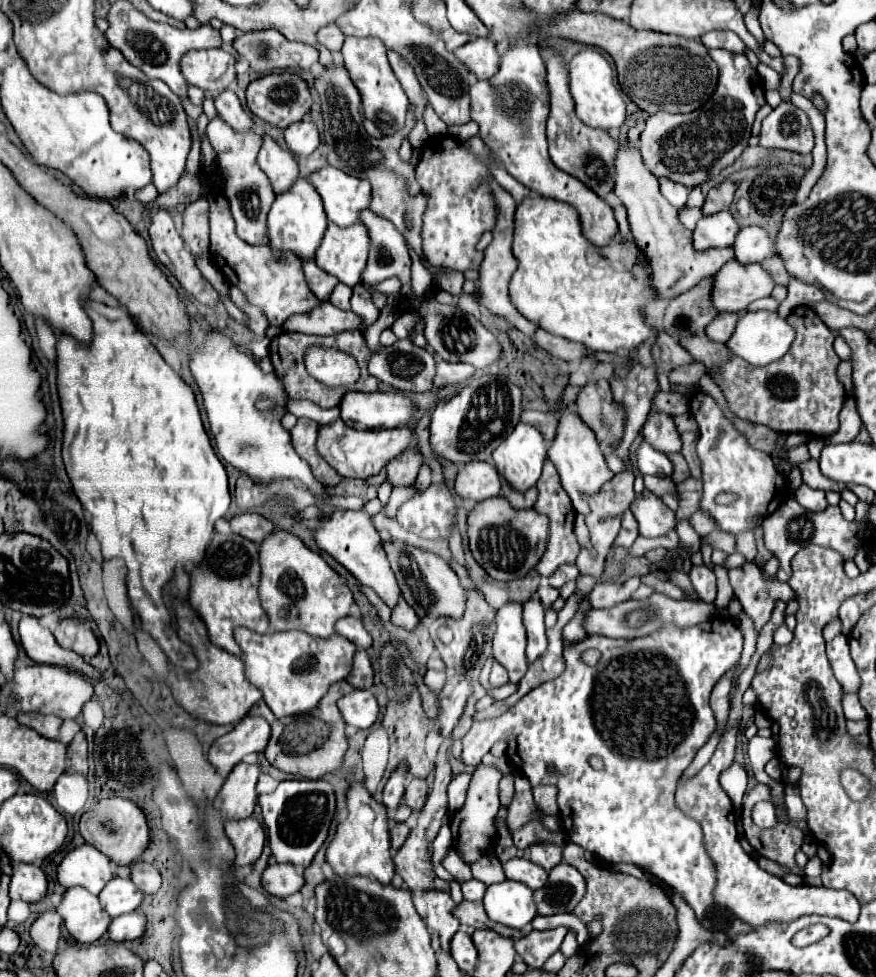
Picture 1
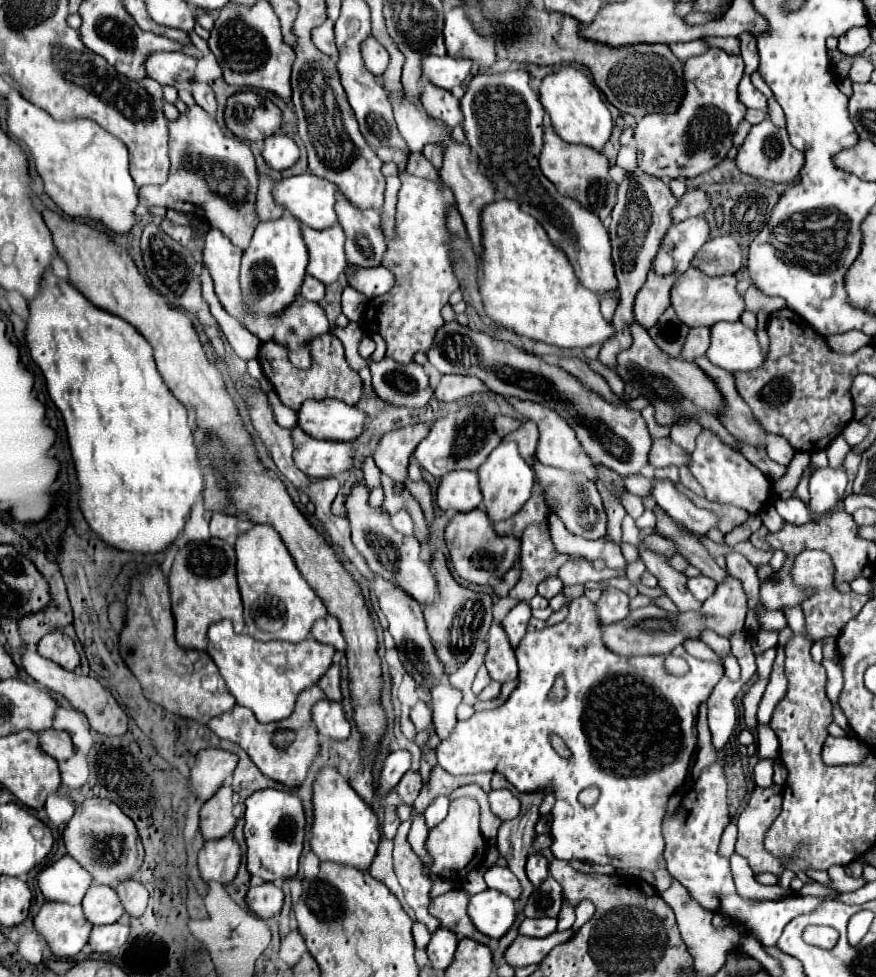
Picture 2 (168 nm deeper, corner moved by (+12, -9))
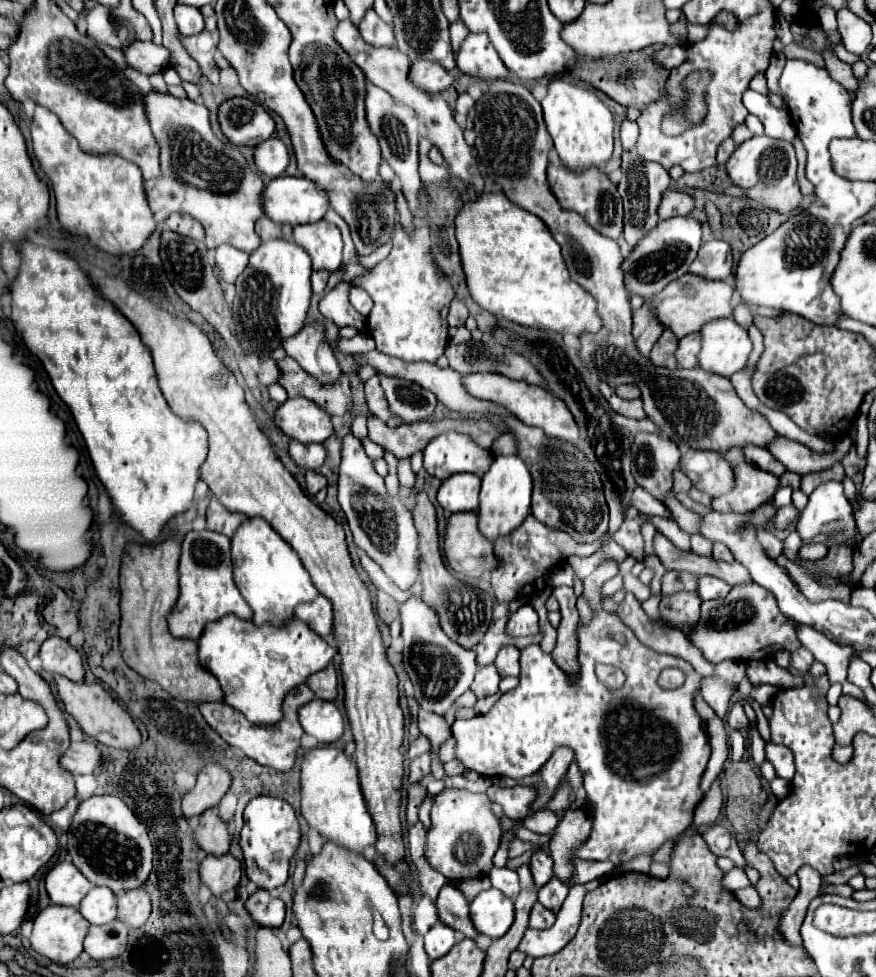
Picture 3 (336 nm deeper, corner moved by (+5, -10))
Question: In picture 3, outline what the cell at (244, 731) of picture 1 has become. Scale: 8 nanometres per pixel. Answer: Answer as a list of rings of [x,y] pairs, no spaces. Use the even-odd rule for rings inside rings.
[[[217,765],[205,767],[197,777],[195,789],[185,793],[185,797],[181,801],[183,817],[195,819],[203,811],[219,805],[219,801],[227,793],[229,785],[231,785],[231,775],[223,767],[217,767]]]

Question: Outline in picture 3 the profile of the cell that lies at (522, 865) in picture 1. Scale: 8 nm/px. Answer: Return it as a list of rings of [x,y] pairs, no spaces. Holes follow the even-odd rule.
[[[493,867],[489,871],[489,879],[491,885],[495,889],[499,889],[503,895],[507,895],[509,899],[515,899],[519,893],[519,877],[515,871],[507,869],[507,867]]]

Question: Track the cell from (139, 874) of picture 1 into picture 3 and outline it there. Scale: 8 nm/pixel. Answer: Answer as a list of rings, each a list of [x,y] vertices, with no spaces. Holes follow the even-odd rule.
[[[143,887],[127,891],[125,895],[119,897],[117,917],[125,925],[129,925],[133,929],[139,929],[149,919],[149,913],[151,913],[151,899],[149,899],[149,895]]]

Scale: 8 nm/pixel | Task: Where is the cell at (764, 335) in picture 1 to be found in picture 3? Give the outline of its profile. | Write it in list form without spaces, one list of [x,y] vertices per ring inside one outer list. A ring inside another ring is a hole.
[[[733,317],[715,319],[699,329],[701,349],[699,367],[707,373],[731,377],[741,371],[751,353],[751,341],[743,327],[735,323]]]

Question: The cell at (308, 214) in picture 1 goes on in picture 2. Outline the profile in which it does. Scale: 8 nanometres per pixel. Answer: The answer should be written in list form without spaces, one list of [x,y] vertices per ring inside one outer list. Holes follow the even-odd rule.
[[[284,212],[282,218],[260,222],[250,246],[242,256],[240,286],[244,292],[244,302],[250,306],[252,312],[276,314],[284,310],[298,294],[298,288],[306,274],[306,266],[308,248],[302,238],[302,224],[290,212]]]

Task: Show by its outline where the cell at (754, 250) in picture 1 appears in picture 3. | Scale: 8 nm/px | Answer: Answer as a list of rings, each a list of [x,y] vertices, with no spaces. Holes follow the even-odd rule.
[[[725,241],[703,243],[697,259],[689,265],[689,273],[705,279],[727,279],[733,273],[731,247]]]

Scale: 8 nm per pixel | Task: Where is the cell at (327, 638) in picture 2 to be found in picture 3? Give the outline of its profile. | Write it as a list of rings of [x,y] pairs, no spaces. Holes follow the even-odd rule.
[[[319,595],[311,603],[299,603],[295,609],[295,617],[307,623],[315,633],[319,633],[323,639],[331,639],[333,631],[333,607],[327,597]]]

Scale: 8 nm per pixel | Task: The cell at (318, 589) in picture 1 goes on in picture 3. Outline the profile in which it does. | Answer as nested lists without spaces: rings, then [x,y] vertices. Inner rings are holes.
[[[257,517],[245,519],[237,533],[231,537],[231,557],[233,557],[233,577],[243,599],[253,609],[253,623],[263,625],[265,621],[273,625],[283,625],[293,617],[293,609],[309,599],[315,599],[319,591],[313,587],[299,555],[285,545],[285,541]]]

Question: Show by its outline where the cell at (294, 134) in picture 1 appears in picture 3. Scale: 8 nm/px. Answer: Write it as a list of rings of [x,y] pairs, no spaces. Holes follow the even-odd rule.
[[[271,137],[267,141],[261,141],[255,149],[253,149],[253,159],[255,159],[255,167],[261,175],[273,179],[273,177],[281,177],[289,165],[289,151],[283,145],[281,139]]]

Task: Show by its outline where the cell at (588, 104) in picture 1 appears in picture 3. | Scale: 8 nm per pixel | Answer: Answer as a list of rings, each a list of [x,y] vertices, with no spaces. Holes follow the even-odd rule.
[[[553,79],[541,107],[547,131],[551,133],[555,149],[569,171],[581,173],[591,167],[603,169],[607,165],[613,153],[613,115],[593,91],[563,79]]]

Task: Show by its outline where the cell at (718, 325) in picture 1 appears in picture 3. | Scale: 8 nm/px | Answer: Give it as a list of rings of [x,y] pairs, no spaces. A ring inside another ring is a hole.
[[[691,333],[685,335],[683,339],[679,339],[677,343],[677,351],[675,351],[675,359],[679,363],[679,367],[683,369],[693,369],[697,367],[697,351],[699,351],[699,333]]]

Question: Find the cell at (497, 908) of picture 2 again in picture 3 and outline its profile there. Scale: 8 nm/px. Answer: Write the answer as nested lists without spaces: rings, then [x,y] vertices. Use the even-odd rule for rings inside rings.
[[[487,889],[471,901],[469,915],[479,933],[497,939],[513,925],[513,901],[497,889]]]

